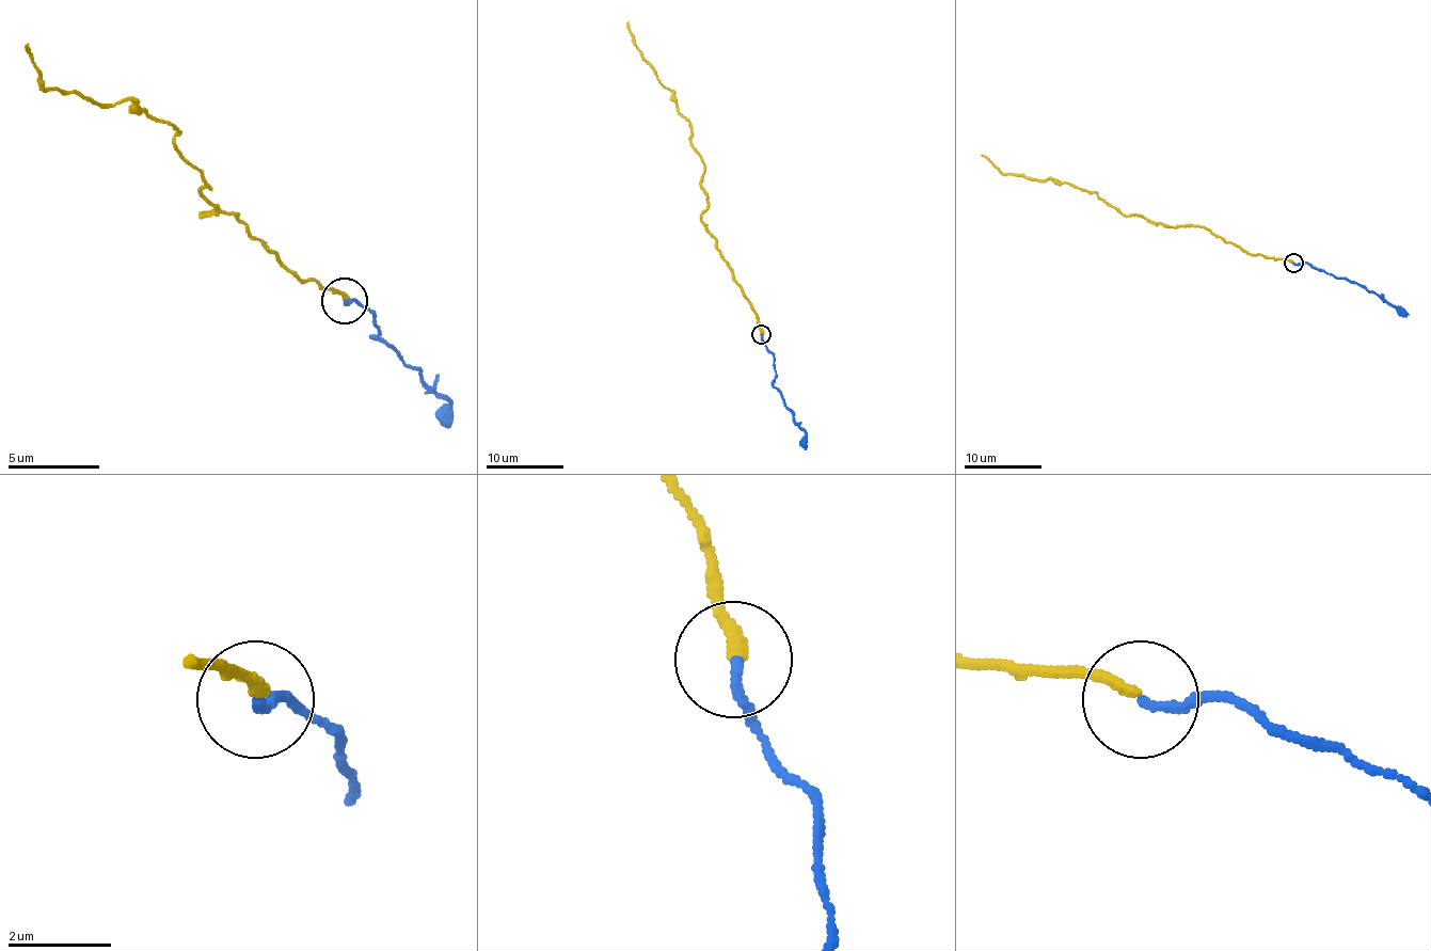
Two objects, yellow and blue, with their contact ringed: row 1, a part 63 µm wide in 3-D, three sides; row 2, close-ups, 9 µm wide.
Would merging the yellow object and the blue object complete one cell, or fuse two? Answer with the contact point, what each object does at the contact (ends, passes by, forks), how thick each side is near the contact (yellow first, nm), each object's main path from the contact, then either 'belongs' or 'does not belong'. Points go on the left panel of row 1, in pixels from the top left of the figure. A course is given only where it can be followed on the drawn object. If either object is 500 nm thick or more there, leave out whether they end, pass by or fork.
(344, 301) | yellow ends | blue ends | 240/190 nm | yellow via (343, 300), (237, 212), (201, 212), (210, 189), (178, 130), (45, 89), (27, 43) | blue via (343, 300), (356, 300), (375, 318), (380, 332), (370, 336), (420, 374), (420, 378), (448, 406), (448, 424) | belongs

